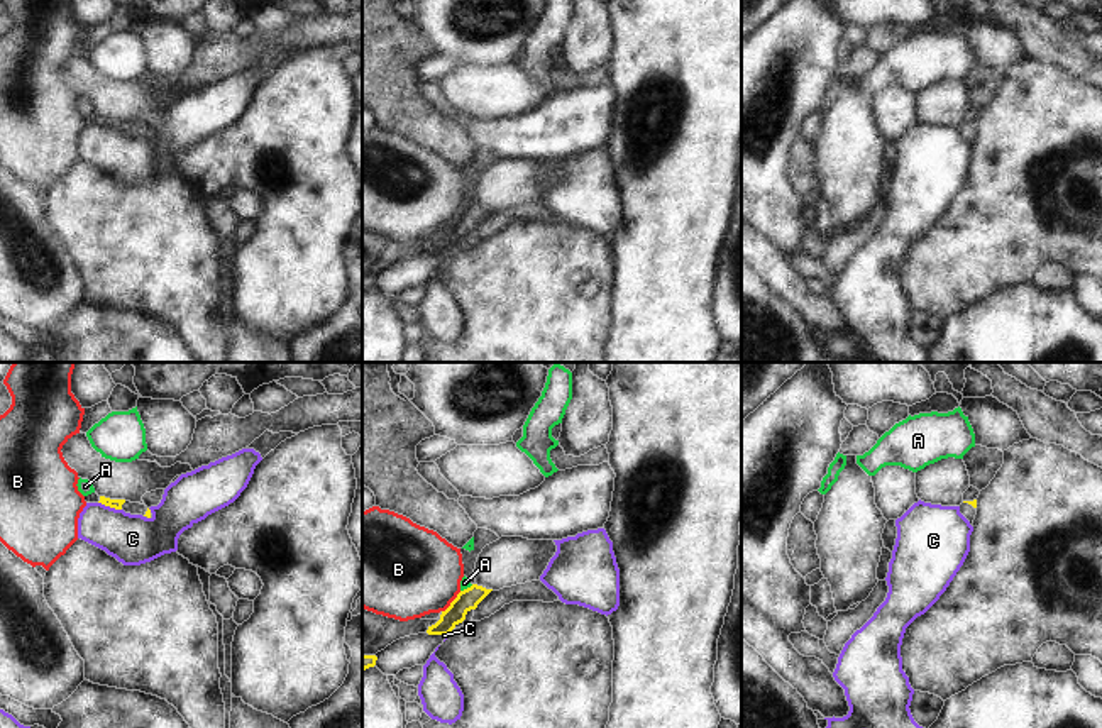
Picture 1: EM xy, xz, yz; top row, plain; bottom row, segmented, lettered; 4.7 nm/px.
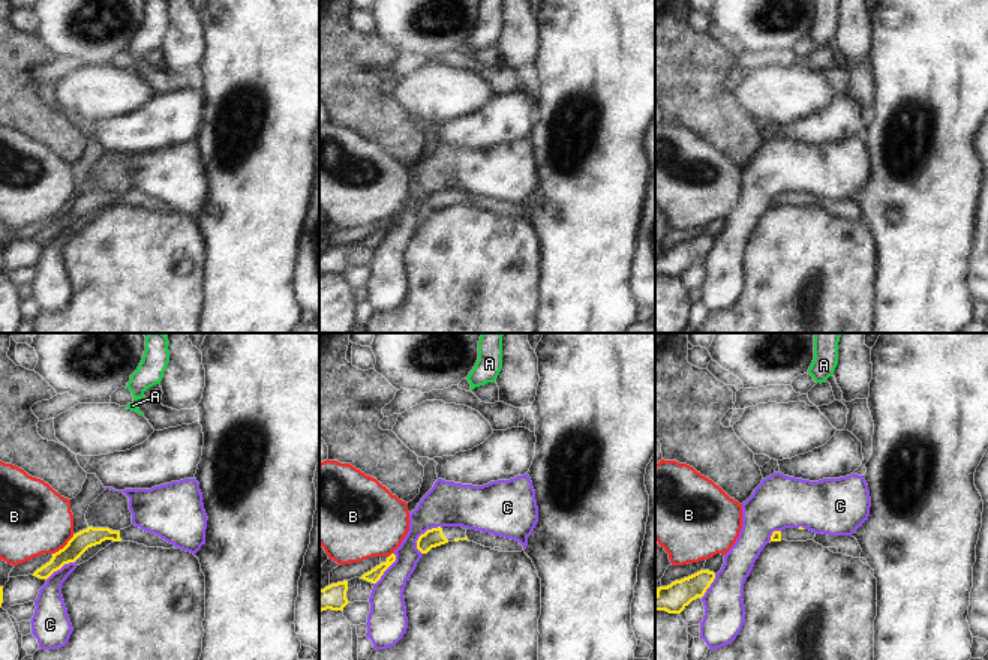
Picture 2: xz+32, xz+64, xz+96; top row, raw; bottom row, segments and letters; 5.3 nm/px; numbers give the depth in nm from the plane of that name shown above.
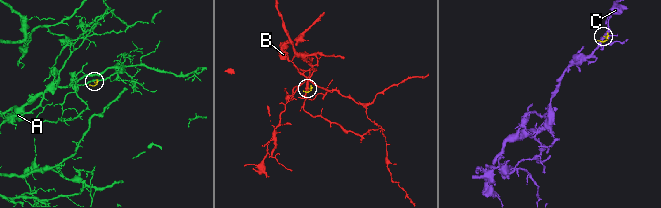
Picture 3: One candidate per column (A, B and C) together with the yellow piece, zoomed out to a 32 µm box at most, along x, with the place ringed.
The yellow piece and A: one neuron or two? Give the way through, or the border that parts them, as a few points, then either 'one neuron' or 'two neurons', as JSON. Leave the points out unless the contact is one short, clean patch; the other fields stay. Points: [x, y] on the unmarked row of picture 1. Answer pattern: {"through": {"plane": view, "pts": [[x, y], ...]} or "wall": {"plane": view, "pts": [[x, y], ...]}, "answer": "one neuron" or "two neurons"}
{"wall": {"plane": "xz", "pts": [[473, 205], [461, 212]]}, "answer": "two neurons"}

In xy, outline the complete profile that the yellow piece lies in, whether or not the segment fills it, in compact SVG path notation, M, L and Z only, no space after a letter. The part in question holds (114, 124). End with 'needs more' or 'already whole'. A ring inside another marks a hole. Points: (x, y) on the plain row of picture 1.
M100 117L98 124L110 127L110 129L115 129L115 130L124 130L125 134L130 134L130 135L142 135L146 139L152 139L151 130L146 125L141 125L141 124L130 124L130 122L125 122L125 120L110 120L110 119L105 119L105 117Z; needs more

